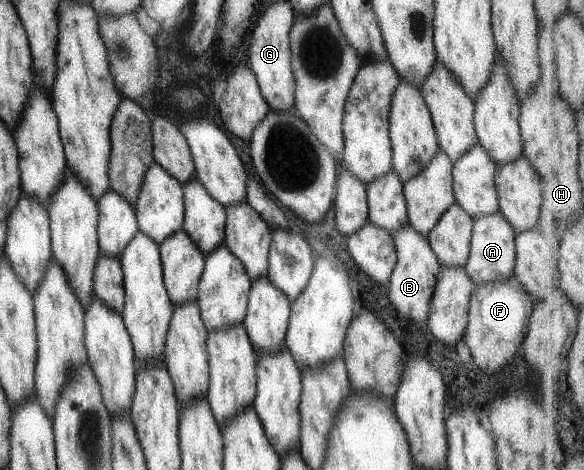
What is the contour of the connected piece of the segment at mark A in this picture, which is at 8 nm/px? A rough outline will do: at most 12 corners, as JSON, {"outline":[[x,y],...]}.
{"outline":[[472,219],[462,270],[475,283],[514,276],[513,227]]}

